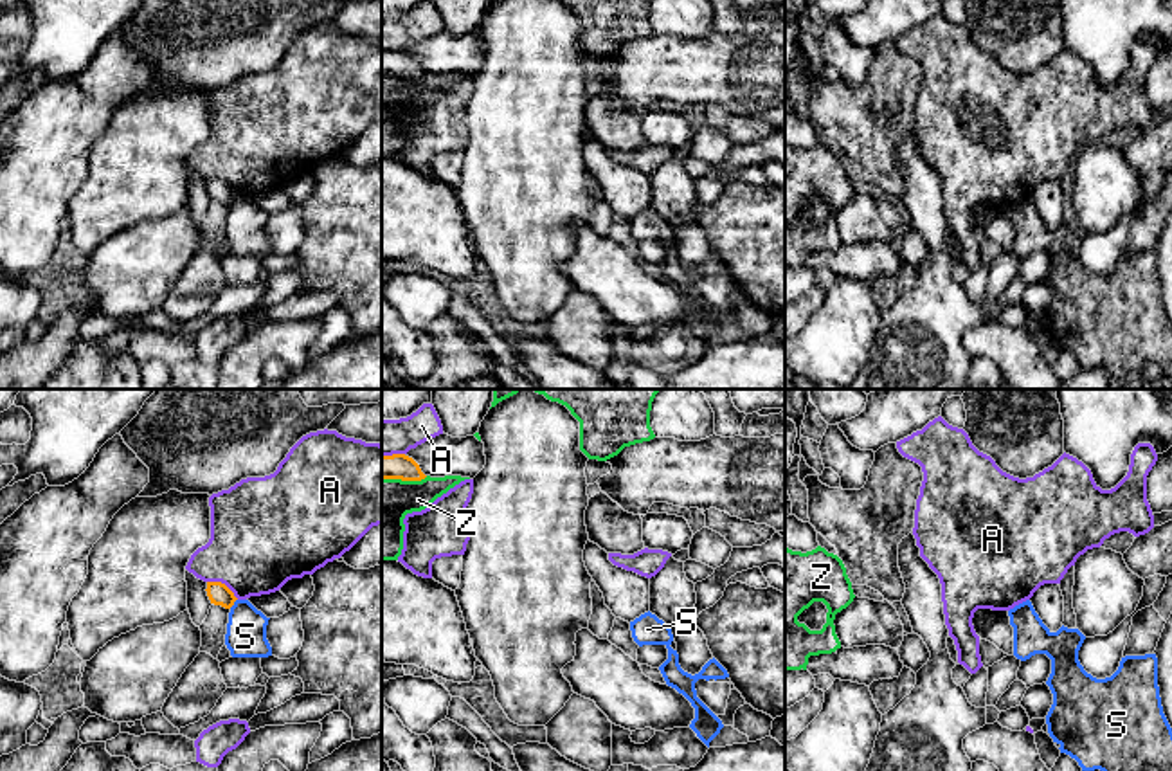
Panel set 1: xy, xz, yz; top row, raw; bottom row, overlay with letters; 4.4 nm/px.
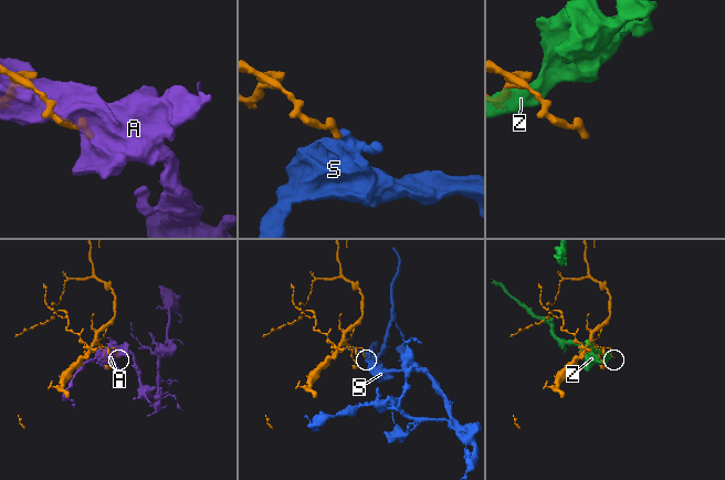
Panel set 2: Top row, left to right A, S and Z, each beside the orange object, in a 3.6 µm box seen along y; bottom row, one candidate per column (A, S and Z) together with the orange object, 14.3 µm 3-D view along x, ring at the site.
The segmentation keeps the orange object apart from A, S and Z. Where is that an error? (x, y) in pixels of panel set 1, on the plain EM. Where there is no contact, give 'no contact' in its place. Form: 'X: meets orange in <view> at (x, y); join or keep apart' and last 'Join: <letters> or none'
A: meets orange in xy at (224, 181); keep apart
S: meets orange in xy at (233, 200); keep apart
Z: meets orange in xz at (404, 76); keep apart
Join: none

